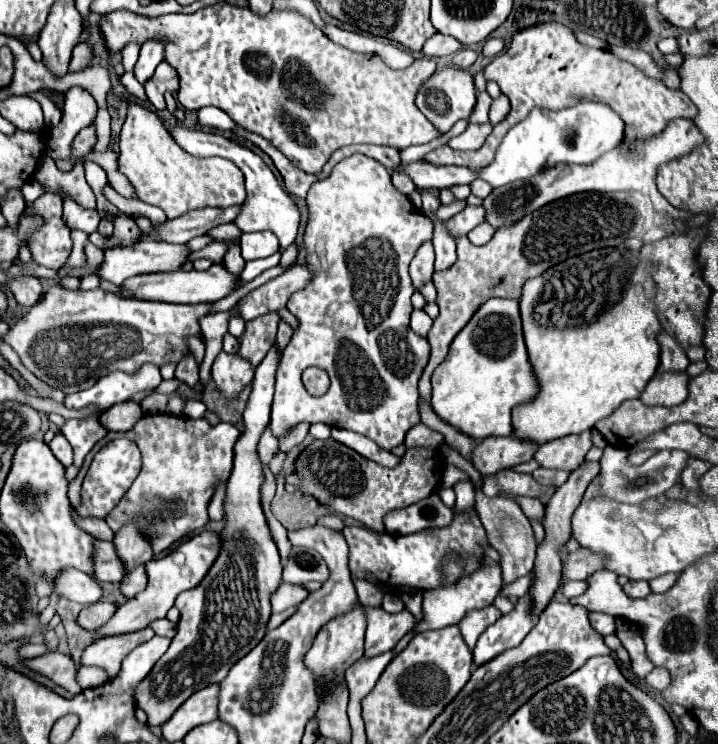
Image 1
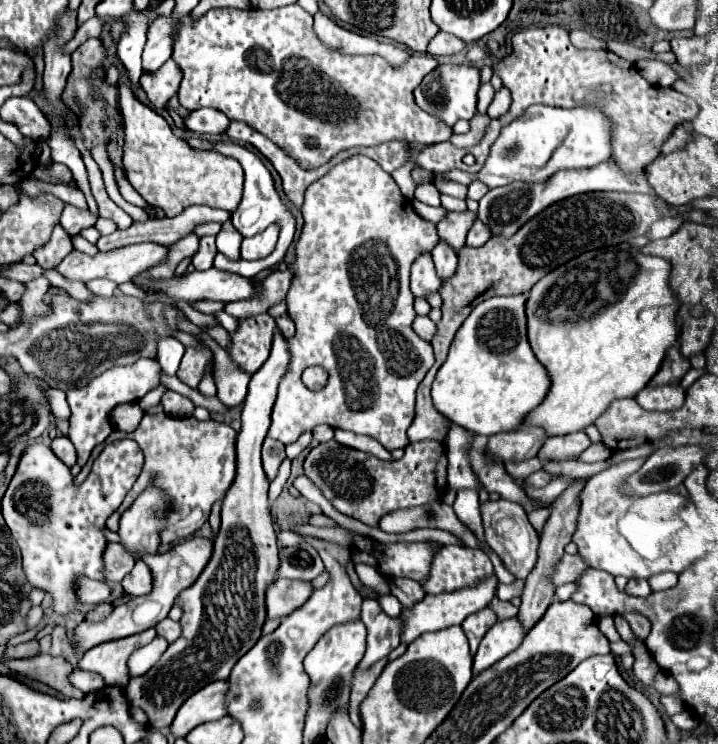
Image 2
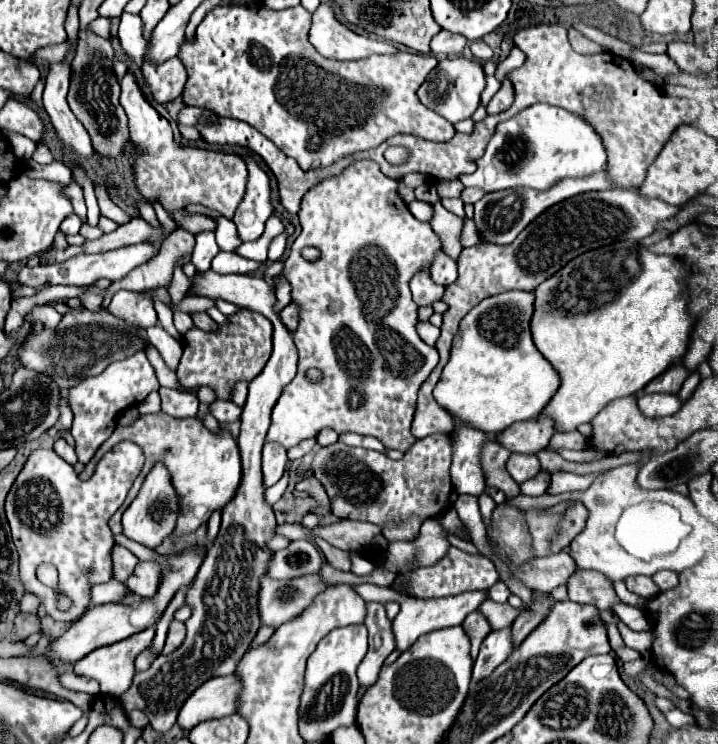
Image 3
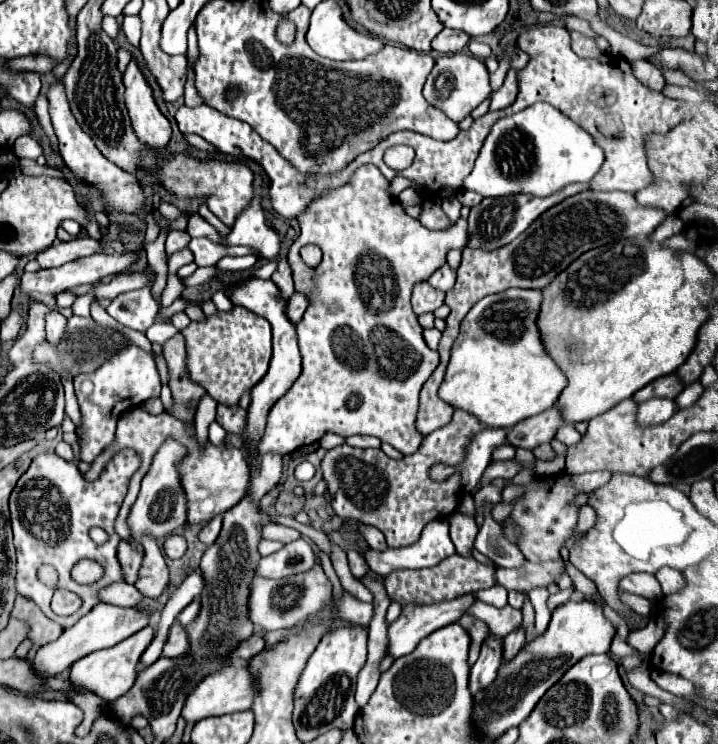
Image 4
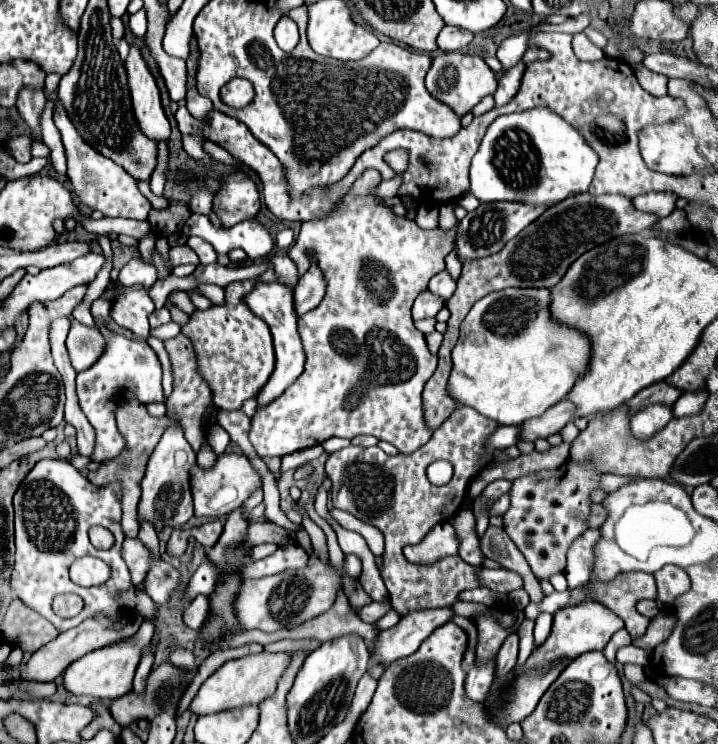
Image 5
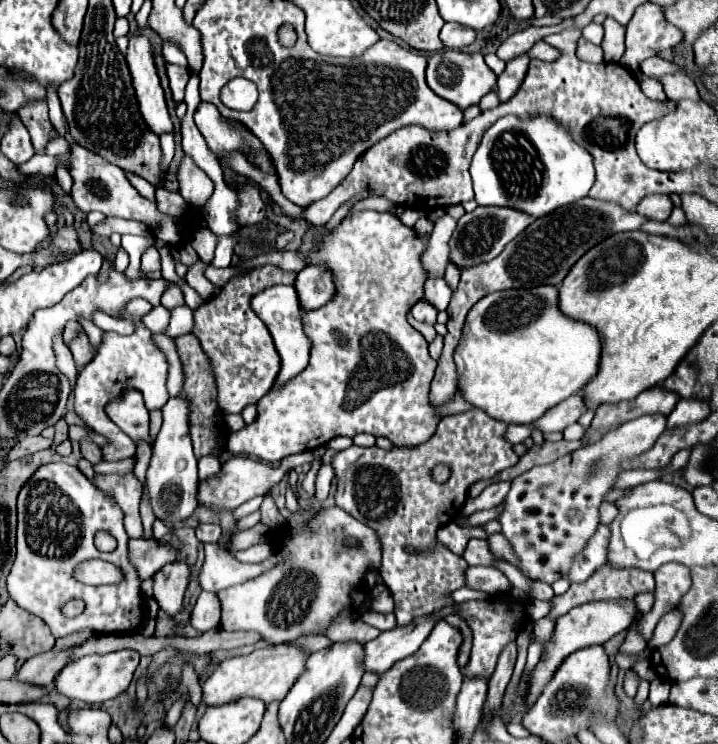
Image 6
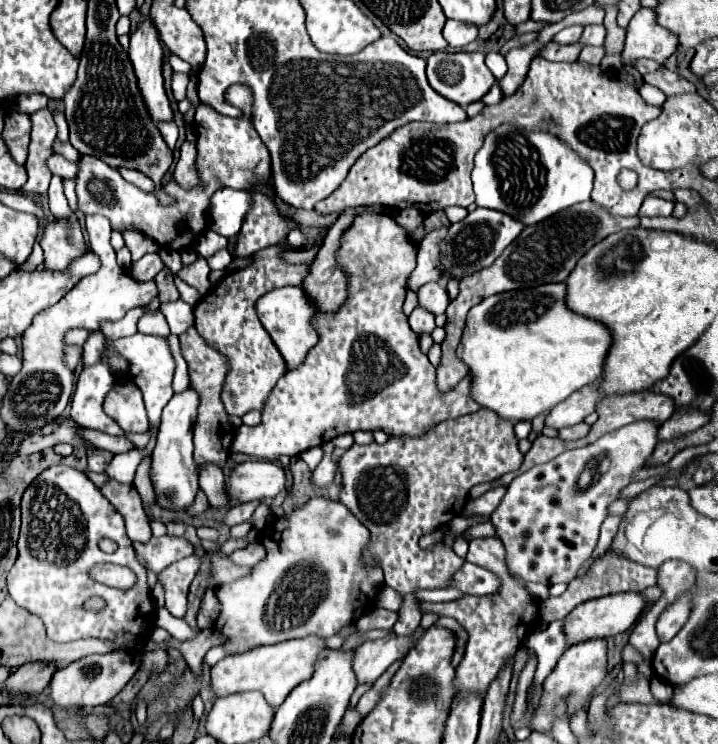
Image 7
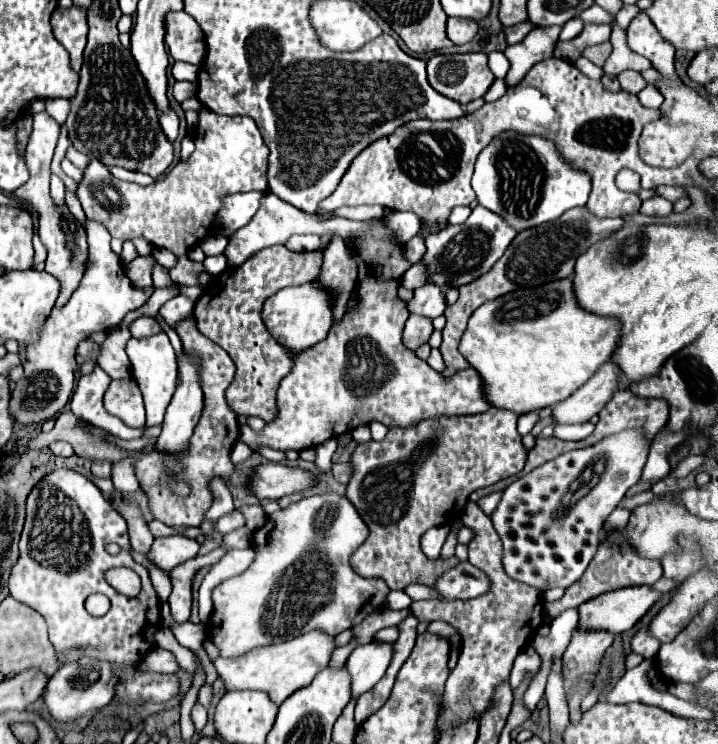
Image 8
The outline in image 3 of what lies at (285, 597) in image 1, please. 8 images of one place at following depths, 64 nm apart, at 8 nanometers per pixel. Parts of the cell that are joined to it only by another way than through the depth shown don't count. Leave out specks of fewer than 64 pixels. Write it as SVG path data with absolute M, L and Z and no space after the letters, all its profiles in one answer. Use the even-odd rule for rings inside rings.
M320 574L292 580L270 580L264 576L260 582L260 618L262 624L274 628L298 616L326 588Z

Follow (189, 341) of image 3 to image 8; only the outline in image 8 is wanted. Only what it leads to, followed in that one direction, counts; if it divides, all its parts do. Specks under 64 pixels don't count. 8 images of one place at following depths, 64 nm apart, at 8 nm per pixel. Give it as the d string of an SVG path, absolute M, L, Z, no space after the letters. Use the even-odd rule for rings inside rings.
M286 246L264 248L264 250L256 252L254 256L250 256L242 266L228 268L220 276L214 276L208 282L210 286L206 288L202 298L196 302L196 306L194 306L196 328L206 338L210 338L220 348L224 348L228 352L228 356L234 360L234 364L236 364L236 376L234 376L232 384L226 388L226 402L228 402L228 406L232 408L232 412L236 416L260 416L264 422L268 422L268 420L272 420L276 416L276 408L274 408L276 388L278 388L280 380L284 378L284 374L288 374L292 370L294 358L264 328L264 322L260 318L260 308L262 308L266 296L276 294L280 288L298 286L298 284L306 284L306 282L316 280L316 276L320 274L320 264L322 264L322 252L296 254L296 252L290 252Z

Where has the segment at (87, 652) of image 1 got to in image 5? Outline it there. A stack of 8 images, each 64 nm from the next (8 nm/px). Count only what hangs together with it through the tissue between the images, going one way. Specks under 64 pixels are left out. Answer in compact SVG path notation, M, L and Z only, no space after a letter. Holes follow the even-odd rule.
M144 620L140 630L132 638L118 642L114 646L106 646L102 650L94 650L90 654L78 658L64 672L64 688L72 694L92 694L94 698L102 698L102 700L106 700L106 698L116 700L116 698L128 694L132 690L132 680L134 680L134 672L140 662L140 656L142 656L144 648L152 644L152 636L154 636L154 626L152 626L152 622Z

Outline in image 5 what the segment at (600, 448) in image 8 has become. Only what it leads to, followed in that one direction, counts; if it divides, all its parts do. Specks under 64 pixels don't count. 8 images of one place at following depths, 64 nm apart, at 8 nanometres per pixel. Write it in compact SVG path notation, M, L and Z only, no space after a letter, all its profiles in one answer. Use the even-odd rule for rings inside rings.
M650 404L648 408L644 408L632 416L630 430L636 438L648 438L656 430L664 428L672 416L674 416L672 408L668 408L666 404ZM564 464L564 468L544 470L514 480L510 492L510 508L504 514L504 530L528 560L538 580L548 580L556 572L566 570L566 552L570 544L586 530L590 512L588 494L596 490L596 472L588 464Z

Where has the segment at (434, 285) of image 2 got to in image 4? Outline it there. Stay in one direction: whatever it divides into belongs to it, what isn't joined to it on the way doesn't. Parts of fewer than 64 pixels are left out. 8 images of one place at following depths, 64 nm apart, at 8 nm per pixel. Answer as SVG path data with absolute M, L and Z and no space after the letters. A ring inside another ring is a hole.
M428 280L424 282L418 282L414 288L412 288L412 306L414 306L414 312L420 316L424 312L434 312L438 306L444 304L444 292L432 288L428 284Z

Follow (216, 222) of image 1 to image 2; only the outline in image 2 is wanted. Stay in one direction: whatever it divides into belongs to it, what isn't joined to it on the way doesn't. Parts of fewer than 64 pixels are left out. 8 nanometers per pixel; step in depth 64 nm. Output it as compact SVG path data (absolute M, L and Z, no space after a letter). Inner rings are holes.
M190 206L176 218L162 218L162 220L150 218L148 222L132 224L128 230L116 230L110 236L102 236L96 246L100 252L122 248L136 242L156 242L156 244L172 246L178 240L186 238L188 234L194 234L196 226L206 222L222 224L230 220L230 216L232 214L228 210L218 210L210 206Z

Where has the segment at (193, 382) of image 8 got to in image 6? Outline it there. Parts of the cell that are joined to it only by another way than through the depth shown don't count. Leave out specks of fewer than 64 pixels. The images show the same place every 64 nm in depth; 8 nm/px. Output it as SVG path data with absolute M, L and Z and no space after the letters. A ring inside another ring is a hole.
M170 398L164 408L164 424L152 444L152 458L146 470L146 494L152 512L158 520L166 524L176 524L192 516L196 510L196 488L198 488L198 468L196 456L192 452L192 442L188 436L188 404L180 398Z

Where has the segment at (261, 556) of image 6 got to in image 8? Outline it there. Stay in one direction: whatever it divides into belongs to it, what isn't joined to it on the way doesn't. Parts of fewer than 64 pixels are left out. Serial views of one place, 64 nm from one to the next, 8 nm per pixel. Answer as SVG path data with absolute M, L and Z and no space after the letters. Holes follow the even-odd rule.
M248 546L248 548L242 548L242 550L230 550L218 564L212 566L212 570L206 574L202 586L200 586L200 620L204 620L206 616L210 616L212 612L212 590L218 582L230 578L230 576L236 576L240 572L244 572L252 562L254 562L254 556L256 556L256 548L254 546Z

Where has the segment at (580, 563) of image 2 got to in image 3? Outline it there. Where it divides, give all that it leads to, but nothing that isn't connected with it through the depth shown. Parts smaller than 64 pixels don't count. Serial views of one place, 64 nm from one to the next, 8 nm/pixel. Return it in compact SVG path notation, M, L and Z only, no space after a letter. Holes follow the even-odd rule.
M560 552L546 558L536 558L522 570L512 570L512 574L530 590L552 592L556 586L566 584L576 570L578 566L572 560L572 556L568 552Z

